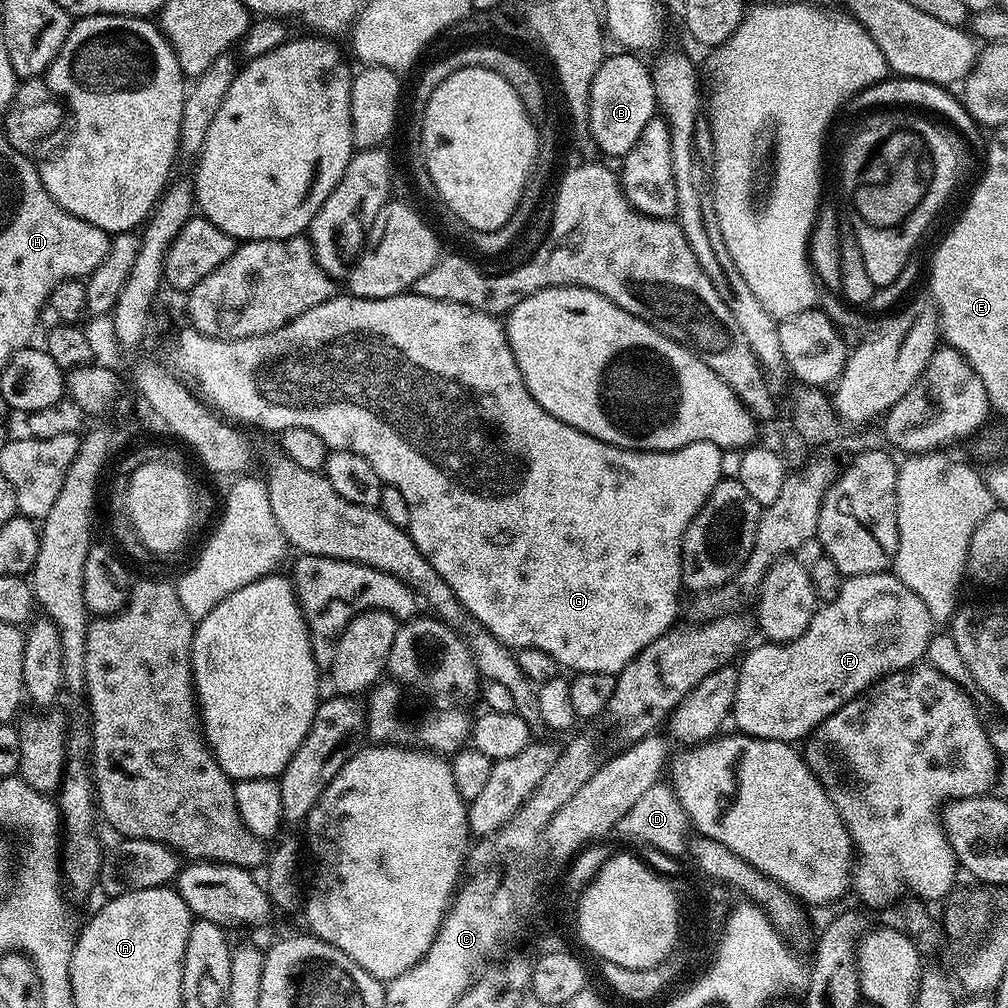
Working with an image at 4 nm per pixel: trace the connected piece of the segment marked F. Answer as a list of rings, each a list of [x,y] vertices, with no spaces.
[[[891,571],[850,576],[843,583],[844,585],[837,590],[836,597],[829,604],[821,603],[817,607],[814,618],[810,618],[810,626],[806,626],[806,634],[802,634],[794,642],[786,642],[785,644],[760,642],[757,648],[749,647],[743,653],[742,661],[744,660],[744,665],[739,665],[738,668],[740,681],[738,682],[738,690],[736,691],[730,717],[731,723],[733,725],[736,723],[735,731],[737,733],[753,736],[754,738],[762,738],[763,740],[797,742],[796,740],[801,739],[800,741],[803,741],[811,736],[815,732],[816,727],[826,718],[830,718],[830,714],[834,714],[839,708],[846,706],[846,702],[850,702],[855,696],[861,696],[871,684],[875,684],[877,680],[881,680],[884,676],[889,676],[892,672],[905,671],[925,659],[924,651],[927,650],[928,643],[932,640],[934,625],[926,606],[922,606],[922,598],[918,598],[918,594],[914,594],[914,590],[907,588]]]

